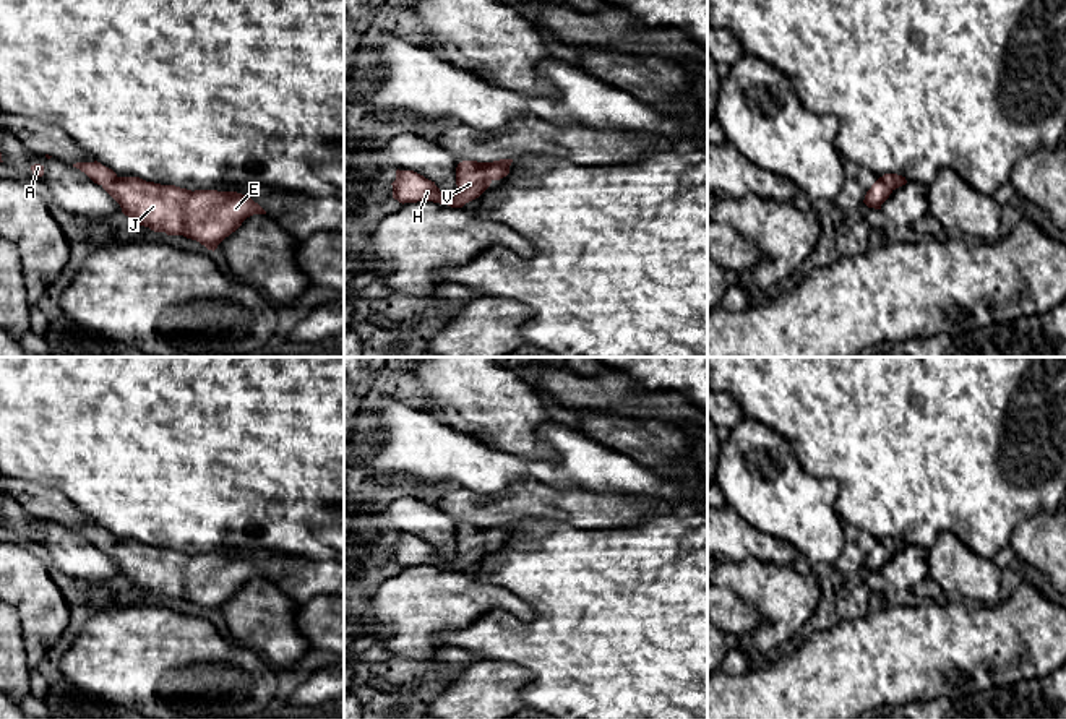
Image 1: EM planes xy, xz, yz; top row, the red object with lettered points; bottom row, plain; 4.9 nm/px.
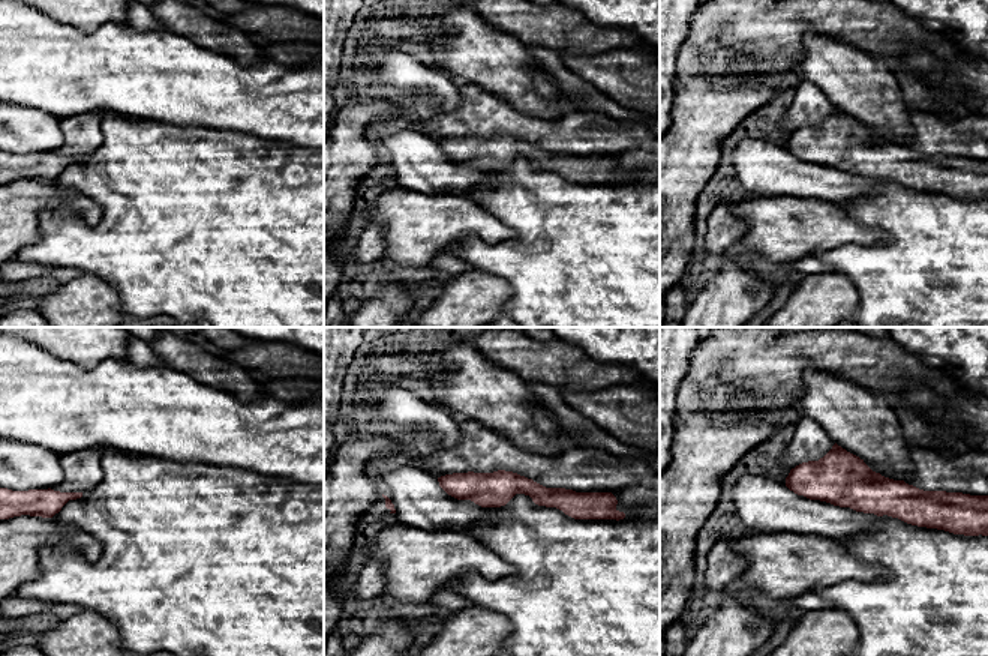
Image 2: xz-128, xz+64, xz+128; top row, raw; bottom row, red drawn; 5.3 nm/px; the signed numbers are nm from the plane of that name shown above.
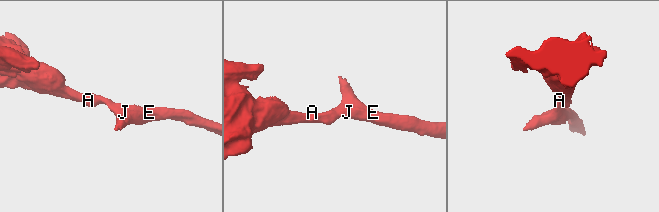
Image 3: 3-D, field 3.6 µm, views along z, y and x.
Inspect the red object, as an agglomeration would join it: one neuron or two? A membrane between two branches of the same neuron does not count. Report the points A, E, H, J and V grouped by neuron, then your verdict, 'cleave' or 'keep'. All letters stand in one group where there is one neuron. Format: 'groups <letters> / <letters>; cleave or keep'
groups A E H J V; keep

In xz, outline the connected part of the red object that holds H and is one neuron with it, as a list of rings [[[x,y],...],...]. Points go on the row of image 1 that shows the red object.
[[[396,170],[393,185],[393,198],[399,203],[433,201],[445,205],[440,188],[435,182],[425,179],[414,170]]]

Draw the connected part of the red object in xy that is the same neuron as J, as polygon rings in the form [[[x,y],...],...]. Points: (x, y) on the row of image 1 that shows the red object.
[[[97,161],[76,162],[73,167],[101,185],[133,222],[154,232],[183,235],[213,252],[247,217],[266,214],[250,196],[237,192],[191,192],[140,177],[118,177]]]

